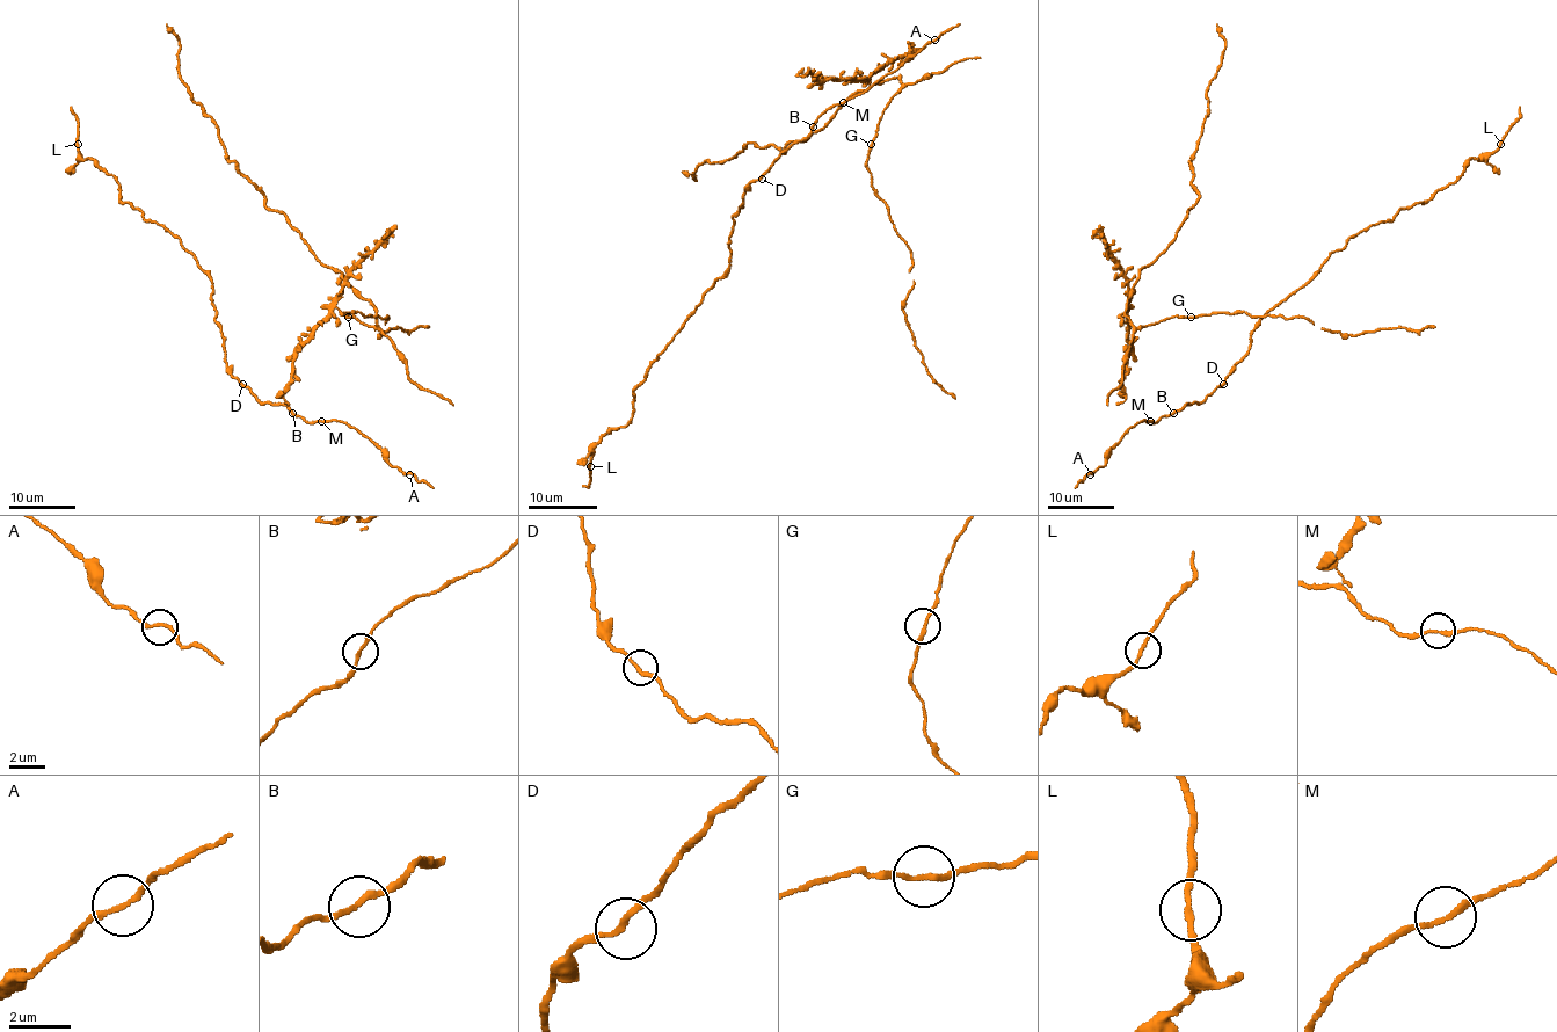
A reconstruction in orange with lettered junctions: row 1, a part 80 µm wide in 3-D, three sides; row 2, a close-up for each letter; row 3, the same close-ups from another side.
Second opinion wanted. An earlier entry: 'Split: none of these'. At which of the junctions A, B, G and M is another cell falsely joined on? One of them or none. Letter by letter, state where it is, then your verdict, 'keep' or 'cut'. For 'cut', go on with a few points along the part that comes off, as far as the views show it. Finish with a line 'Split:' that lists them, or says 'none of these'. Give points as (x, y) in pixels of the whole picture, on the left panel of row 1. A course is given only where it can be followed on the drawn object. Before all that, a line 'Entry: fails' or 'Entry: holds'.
Entry: holds
A: at (409, 474); keep
B: at (292, 413); keep
G: at (348, 317); keep
M: at (321, 421); keep
Split: none of these

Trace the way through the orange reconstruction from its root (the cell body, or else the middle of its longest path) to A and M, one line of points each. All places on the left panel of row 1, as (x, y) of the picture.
A: (303, 418), (310, 422), (342, 421), (349, 423), (364, 434), (393, 465), (409, 474)
M: (303, 418), (310, 422), (321, 421)

